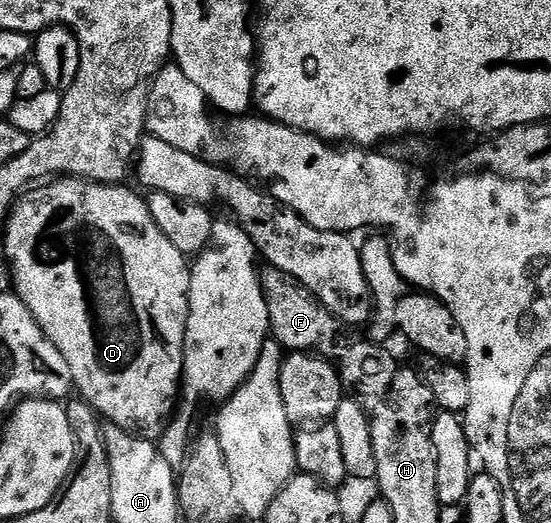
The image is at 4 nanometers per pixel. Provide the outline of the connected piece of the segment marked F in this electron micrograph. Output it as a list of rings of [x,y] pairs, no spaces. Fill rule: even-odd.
[[[268,267],[260,274],[260,286],[266,299],[266,307],[272,324],[271,336],[280,344],[281,350],[293,353],[317,353],[320,355],[335,354],[336,329],[338,322],[324,304],[302,283],[298,283],[290,275]]]

